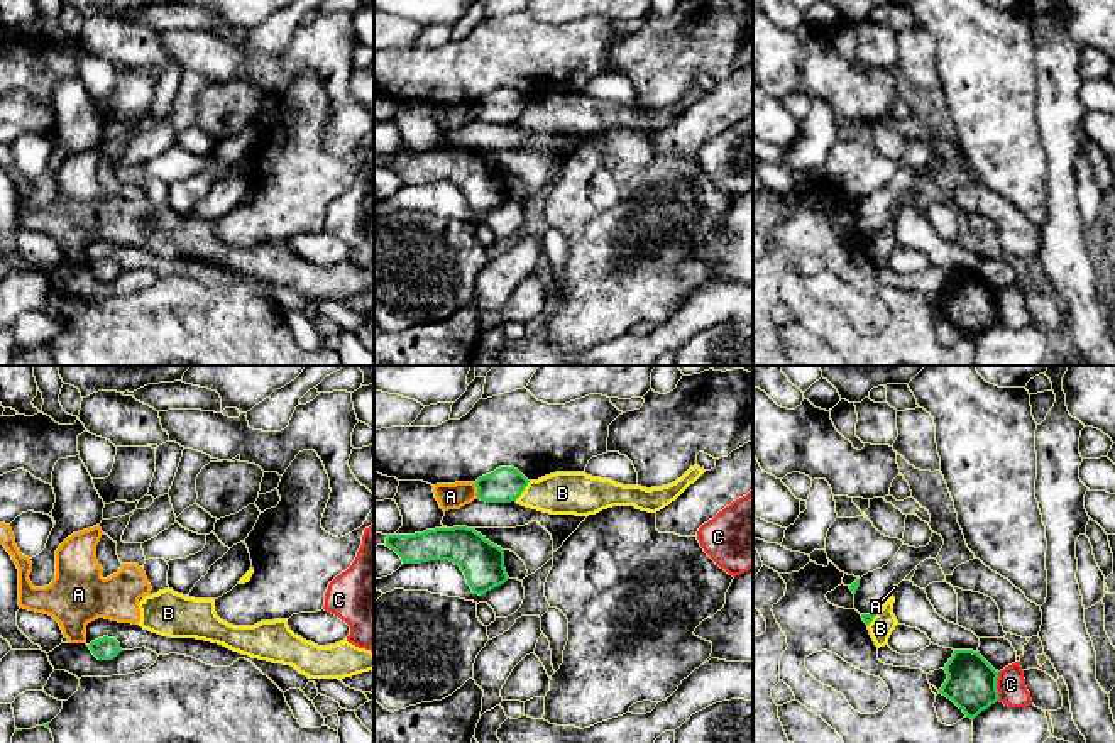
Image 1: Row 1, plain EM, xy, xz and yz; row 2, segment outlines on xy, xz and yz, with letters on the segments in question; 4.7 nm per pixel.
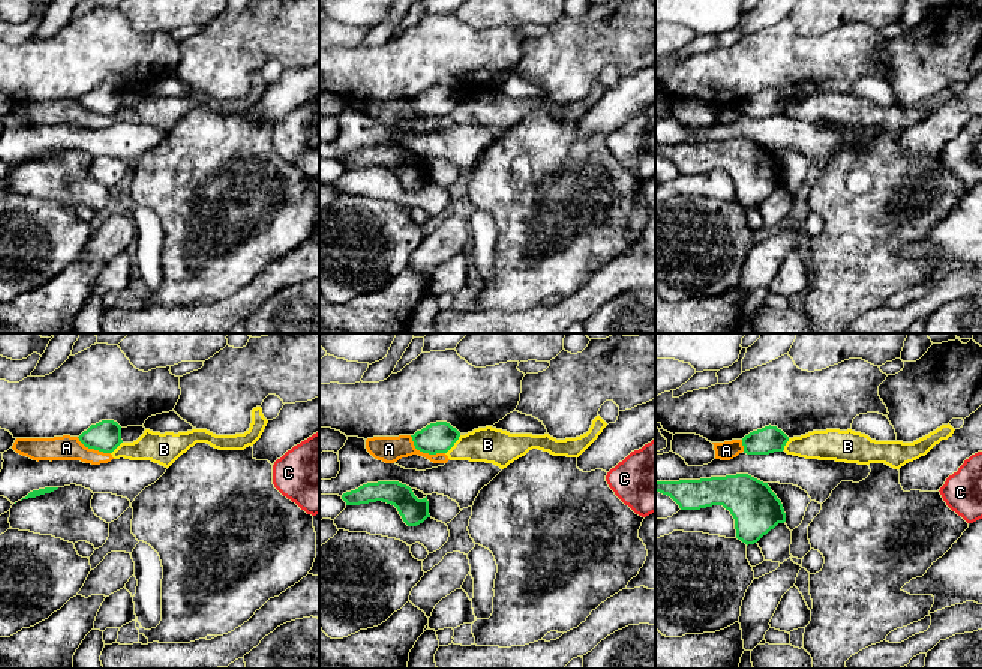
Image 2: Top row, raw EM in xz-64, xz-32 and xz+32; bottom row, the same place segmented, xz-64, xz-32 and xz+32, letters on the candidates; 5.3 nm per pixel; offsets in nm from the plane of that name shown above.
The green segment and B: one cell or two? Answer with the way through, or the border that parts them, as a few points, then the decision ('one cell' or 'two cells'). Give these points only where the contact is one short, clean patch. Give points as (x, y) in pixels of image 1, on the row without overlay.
along xz (530, 102), (515, 121) | two cells

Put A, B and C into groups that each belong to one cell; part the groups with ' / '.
A B / C

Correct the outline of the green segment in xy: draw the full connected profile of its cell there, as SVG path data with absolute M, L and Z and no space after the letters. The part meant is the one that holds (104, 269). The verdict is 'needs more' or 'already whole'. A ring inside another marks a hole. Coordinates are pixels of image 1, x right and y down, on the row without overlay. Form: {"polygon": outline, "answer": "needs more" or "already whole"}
{"polygon": "M108 257L91 262L88 267L98 281L113 281L122 272L120 264Z", "answer": "already whole"}

